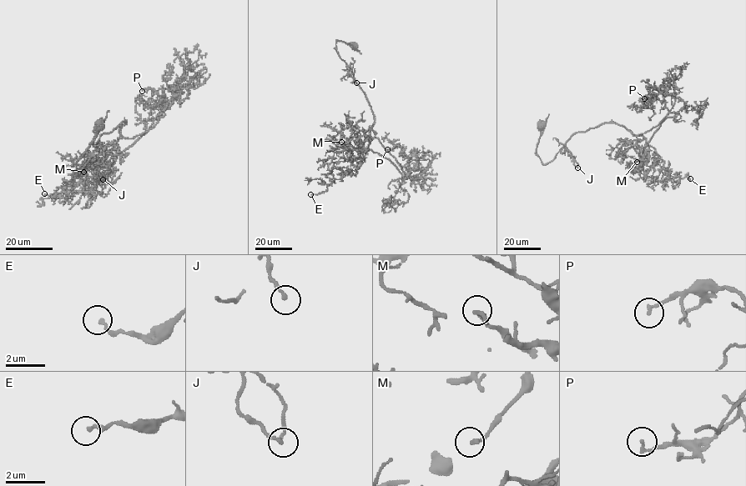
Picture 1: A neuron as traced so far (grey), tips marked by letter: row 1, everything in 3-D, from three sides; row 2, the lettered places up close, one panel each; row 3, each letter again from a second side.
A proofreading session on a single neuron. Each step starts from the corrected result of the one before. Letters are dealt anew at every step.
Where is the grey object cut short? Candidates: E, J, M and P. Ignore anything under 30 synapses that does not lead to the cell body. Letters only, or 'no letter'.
no letter

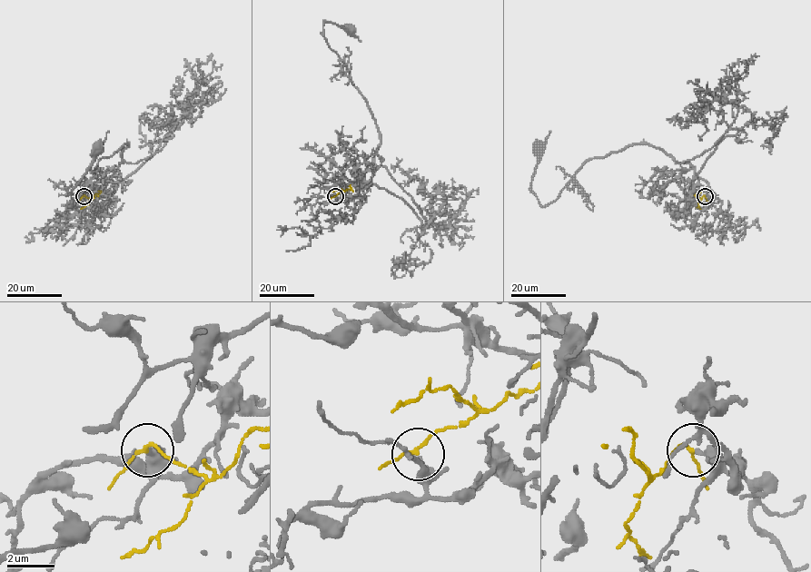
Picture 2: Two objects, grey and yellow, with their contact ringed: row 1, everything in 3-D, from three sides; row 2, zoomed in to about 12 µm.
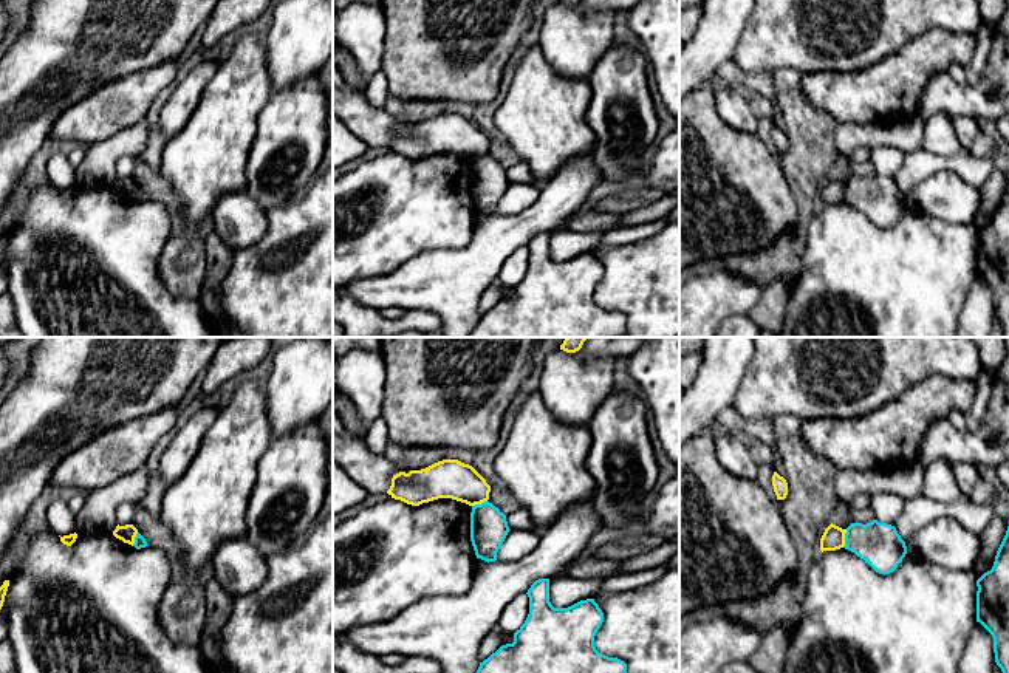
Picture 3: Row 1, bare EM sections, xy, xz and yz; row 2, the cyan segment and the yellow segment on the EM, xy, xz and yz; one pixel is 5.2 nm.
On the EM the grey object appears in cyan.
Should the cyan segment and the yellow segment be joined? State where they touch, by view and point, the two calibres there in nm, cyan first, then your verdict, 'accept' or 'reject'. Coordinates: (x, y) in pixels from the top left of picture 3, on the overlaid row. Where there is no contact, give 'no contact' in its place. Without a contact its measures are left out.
contact yz (845, 539); calibres 220 and 120 nm; reject

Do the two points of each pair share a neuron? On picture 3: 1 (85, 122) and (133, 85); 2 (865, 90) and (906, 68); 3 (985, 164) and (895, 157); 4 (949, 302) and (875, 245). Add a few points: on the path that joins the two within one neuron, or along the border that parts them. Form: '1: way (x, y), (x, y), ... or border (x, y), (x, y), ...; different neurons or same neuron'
1: way (98, 116), (121, 98); same neuron
2: way (875, 90), (884, 90), (896, 78); same neuron
3: border (907, 153), (902, 167), (893, 178); different neurons
4: way (930, 297), (893, 263); same neuron

